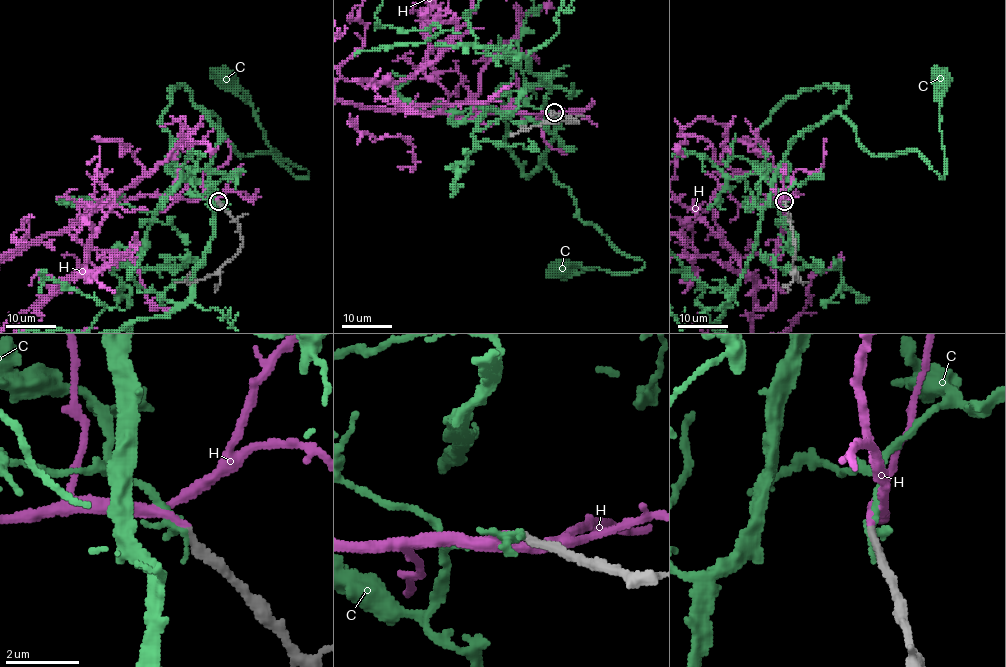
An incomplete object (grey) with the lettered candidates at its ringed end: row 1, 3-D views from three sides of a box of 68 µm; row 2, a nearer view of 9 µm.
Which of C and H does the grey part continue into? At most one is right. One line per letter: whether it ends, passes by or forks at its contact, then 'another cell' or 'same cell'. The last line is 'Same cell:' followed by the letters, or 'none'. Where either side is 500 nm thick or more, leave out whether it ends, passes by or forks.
C: it passes by; another cell
H: it passes by; same cell
Same cell: H

